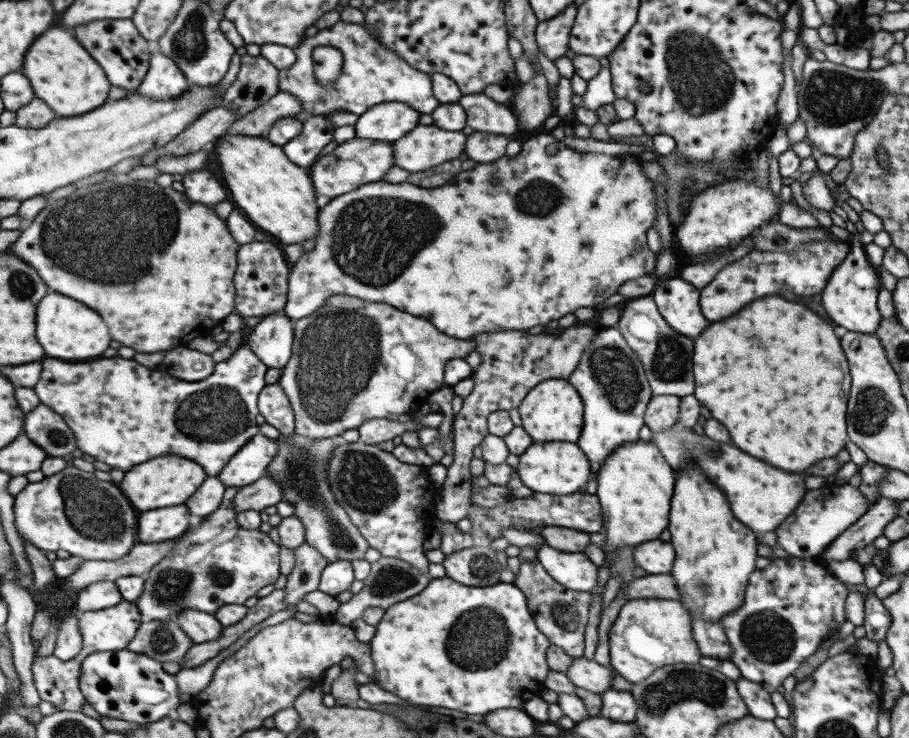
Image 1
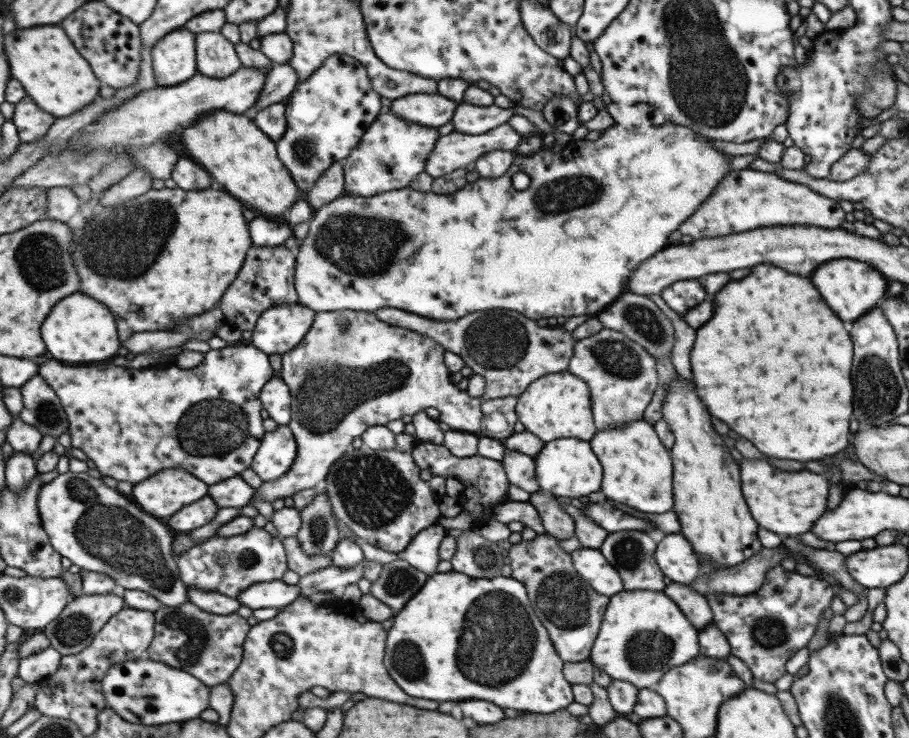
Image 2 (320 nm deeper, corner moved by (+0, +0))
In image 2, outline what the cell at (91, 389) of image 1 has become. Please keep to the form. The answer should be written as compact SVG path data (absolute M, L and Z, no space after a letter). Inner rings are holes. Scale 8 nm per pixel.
M240 341L237 344L228 344L220 349L209 349L206 353L203 353L203 360L189 370L183 370L174 364L159 368L165 368L165 370L131 370L131 368L127 370L127 368L119 368L119 366L113 366L113 364L109 366L105 362L97 364L97 366L85 364L85 368L69 368L69 366L57 364L55 360L47 360L47 364L39 366L37 372L49 384L49 388L56 394L59 404L64 410L64 415L68 422L70 446L81 450L93 462L95 470L99 470L103 476L111 476L111 478L115 478L119 482L137 484L137 482L149 478L151 474L163 470L163 468L181 468L185 472L191 472L195 478L203 480L205 484L215 484L215 482L219 482L219 478L225 480L237 476L243 470L249 468L253 455L260 446L264 435L262 419L259 415L262 406L258 401L258 396L261 388L274 376L273 369L268 361L268 355L255 348L249 342Z

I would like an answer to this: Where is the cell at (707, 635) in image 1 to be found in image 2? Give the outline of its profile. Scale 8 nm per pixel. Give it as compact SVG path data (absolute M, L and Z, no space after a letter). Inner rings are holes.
M671 581L661 592L680 608L687 622L691 623L696 631L713 623L712 612L704 596L687 588L687 585Z

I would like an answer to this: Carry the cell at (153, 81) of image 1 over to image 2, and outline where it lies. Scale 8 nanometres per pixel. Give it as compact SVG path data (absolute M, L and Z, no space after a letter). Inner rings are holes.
M176 28L151 47L153 78L157 87L170 87L190 79L195 73L195 35Z

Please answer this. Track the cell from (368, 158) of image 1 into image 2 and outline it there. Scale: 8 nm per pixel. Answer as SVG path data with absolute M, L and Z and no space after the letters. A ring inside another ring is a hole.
M389 111L379 114L365 130L352 153L342 160L345 194L367 197L408 187L411 180L423 173L427 157L437 138L437 129L399 120Z

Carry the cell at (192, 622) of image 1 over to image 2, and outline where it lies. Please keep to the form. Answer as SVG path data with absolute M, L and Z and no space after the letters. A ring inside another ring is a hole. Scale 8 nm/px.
M67 471L42 485L37 495L37 510L40 527L46 532L52 549L64 556L71 564L89 572L107 575L114 580L118 590L139 590L153 596L165 607L177 608L187 599L185 585L179 578L175 556L171 552L171 532L167 526L157 522L153 516L141 512L135 504L125 500L119 492L107 488L101 480L91 478L87 474Z

